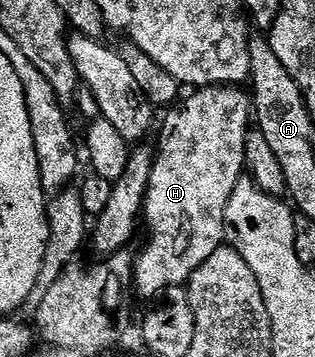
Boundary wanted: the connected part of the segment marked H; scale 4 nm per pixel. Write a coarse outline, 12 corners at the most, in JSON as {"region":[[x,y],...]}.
{"region":[[196,89],[145,195],[145,296],[188,285],[227,240],[251,96]]}

